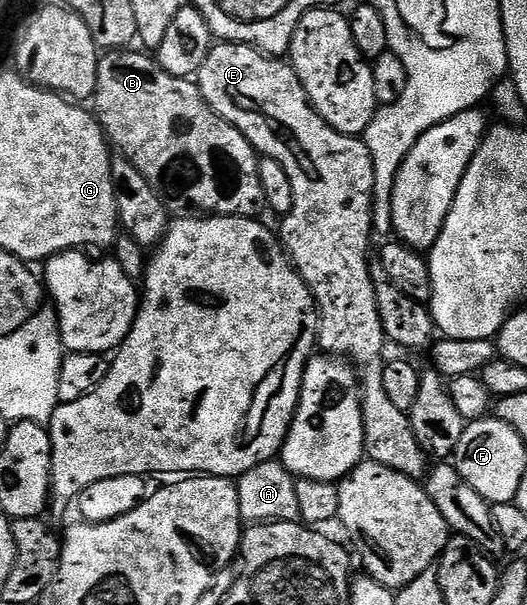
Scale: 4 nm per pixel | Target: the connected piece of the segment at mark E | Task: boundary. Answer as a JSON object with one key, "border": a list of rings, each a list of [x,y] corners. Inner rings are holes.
{"border":[[[215,43],[198,67],[196,83],[204,102],[208,102],[213,112],[220,114],[224,122],[236,126],[236,130],[248,138],[255,152],[276,158],[292,181],[292,208],[287,216],[281,217],[280,243],[314,299],[318,313],[317,347],[335,358],[345,358],[356,369],[362,398],[365,455],[380,466],[388,466],[405,476],[421,477],[428,468],[428,453],[410,429],[408,413],[400,410],[400,406],[392,406],[384,391],[382,347],[387,347],[388,341],[370,277],[370,236],[374,232],[374,211],[370,207],[374,201],[374,175],[372,154],[368,154],[365,139],[345,136],[328,126],[311,106],[293,66],[285,59],[267,56],[251,44]]]}

